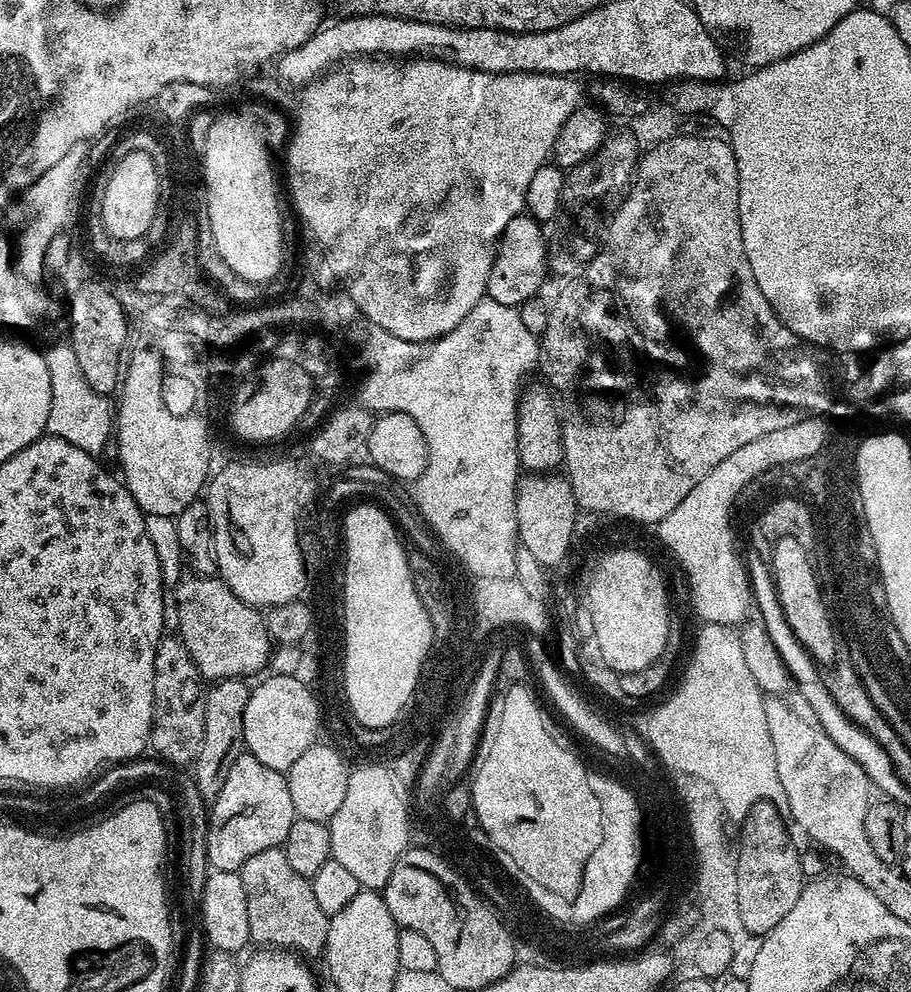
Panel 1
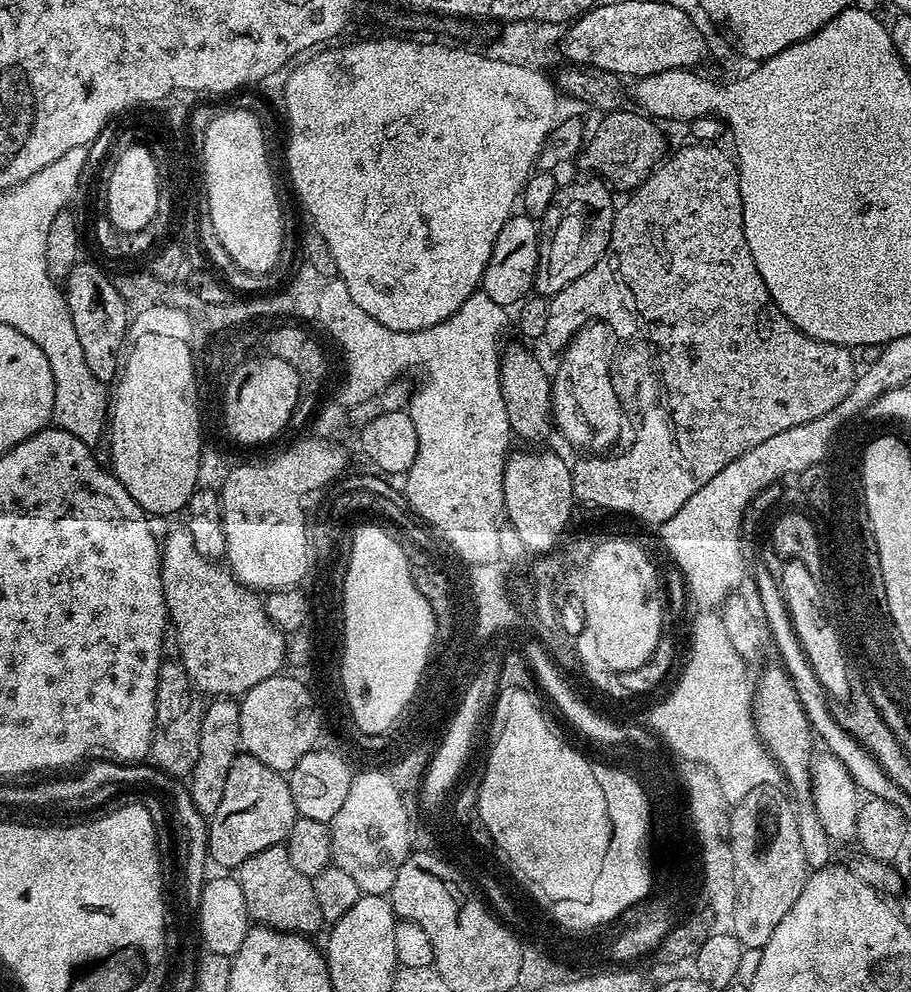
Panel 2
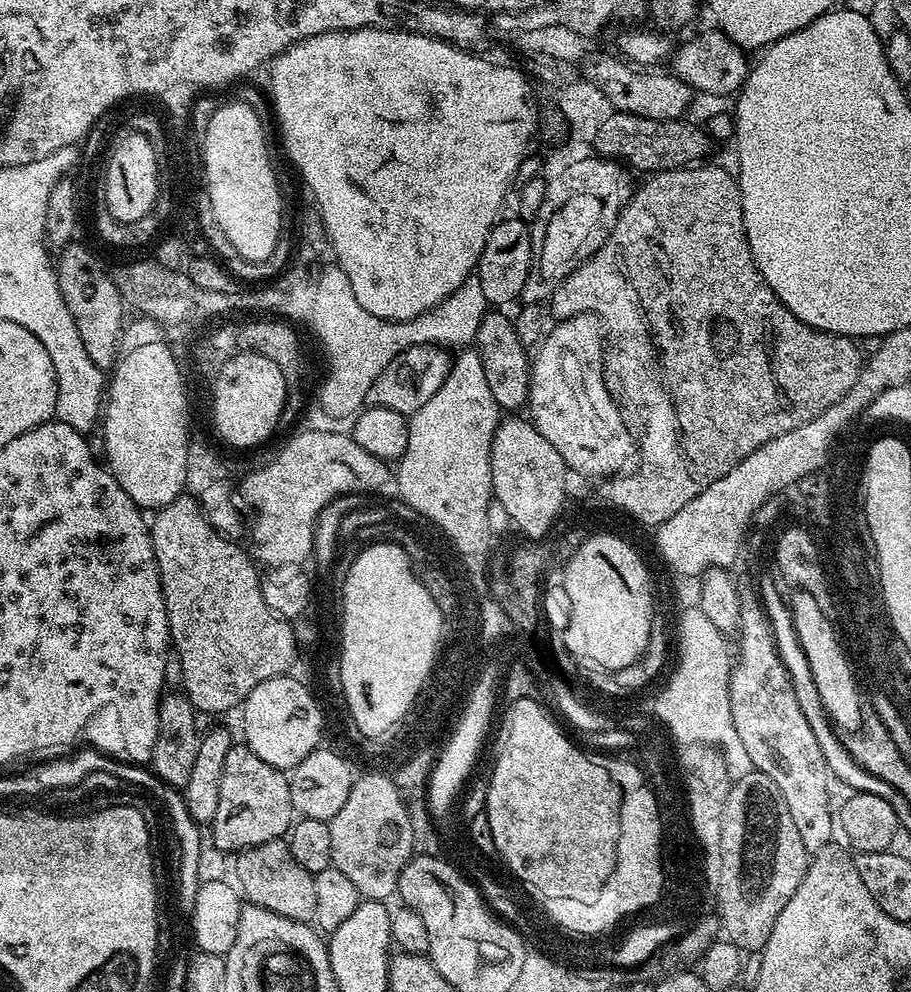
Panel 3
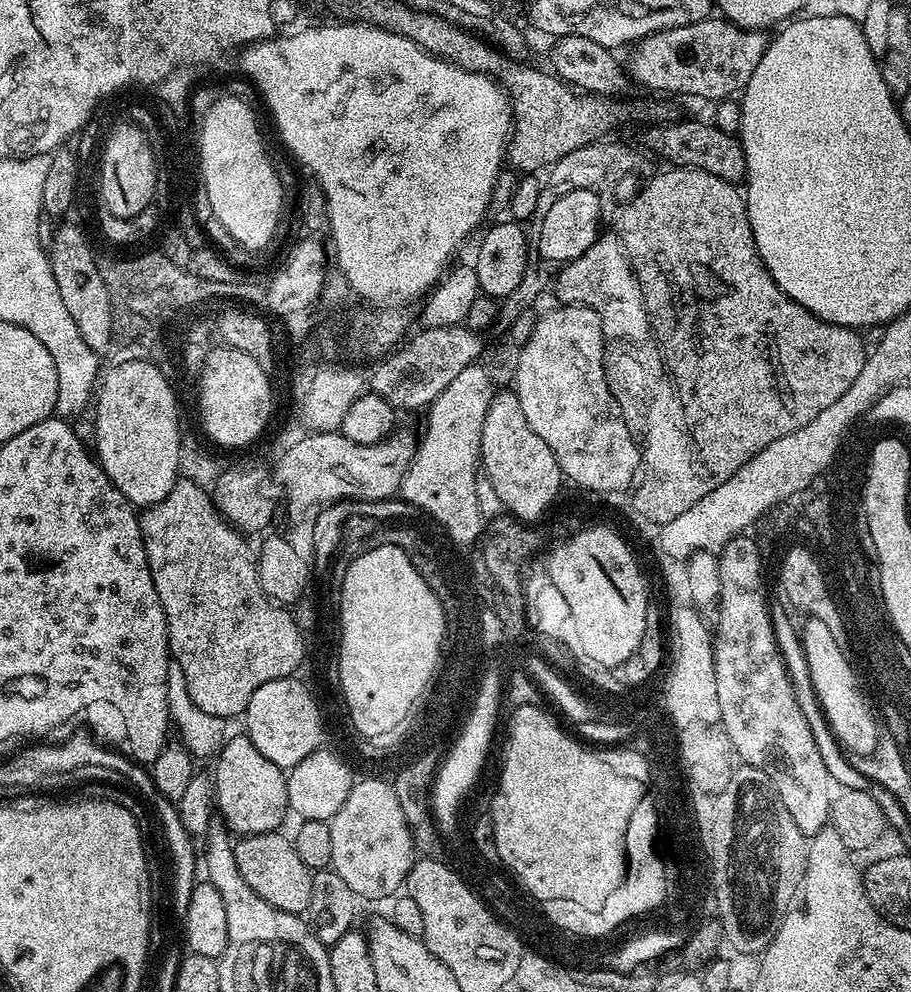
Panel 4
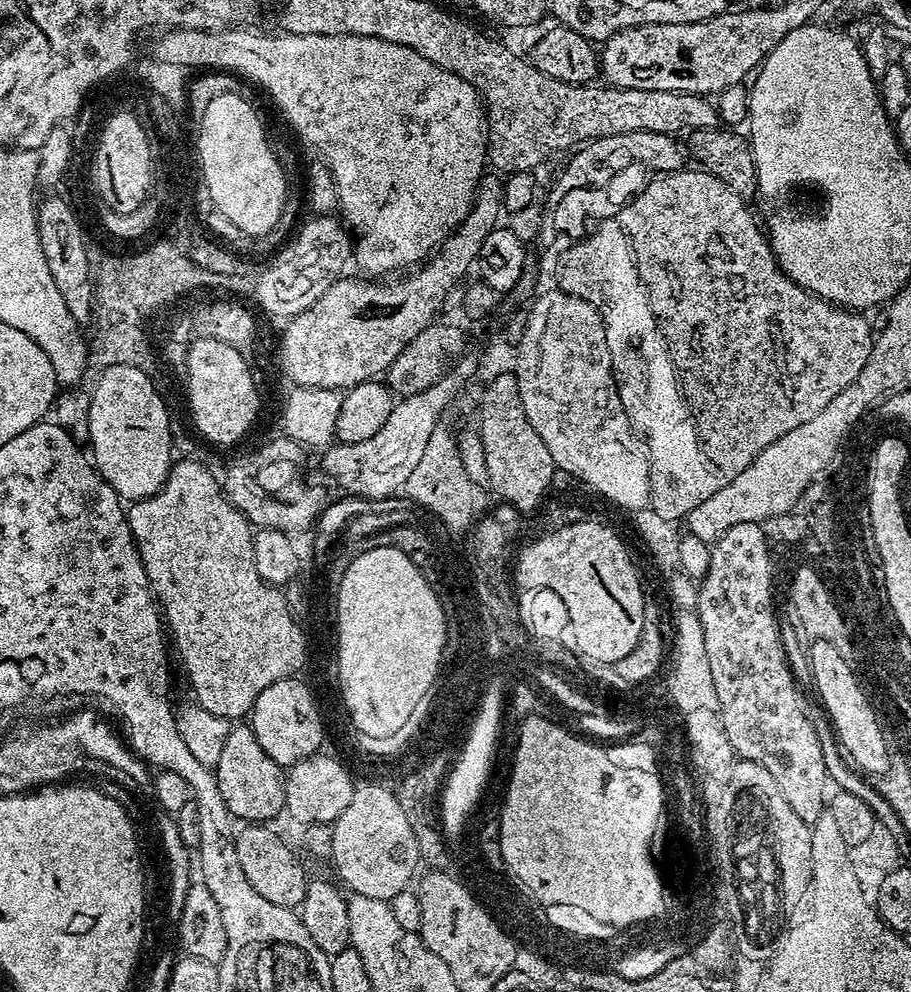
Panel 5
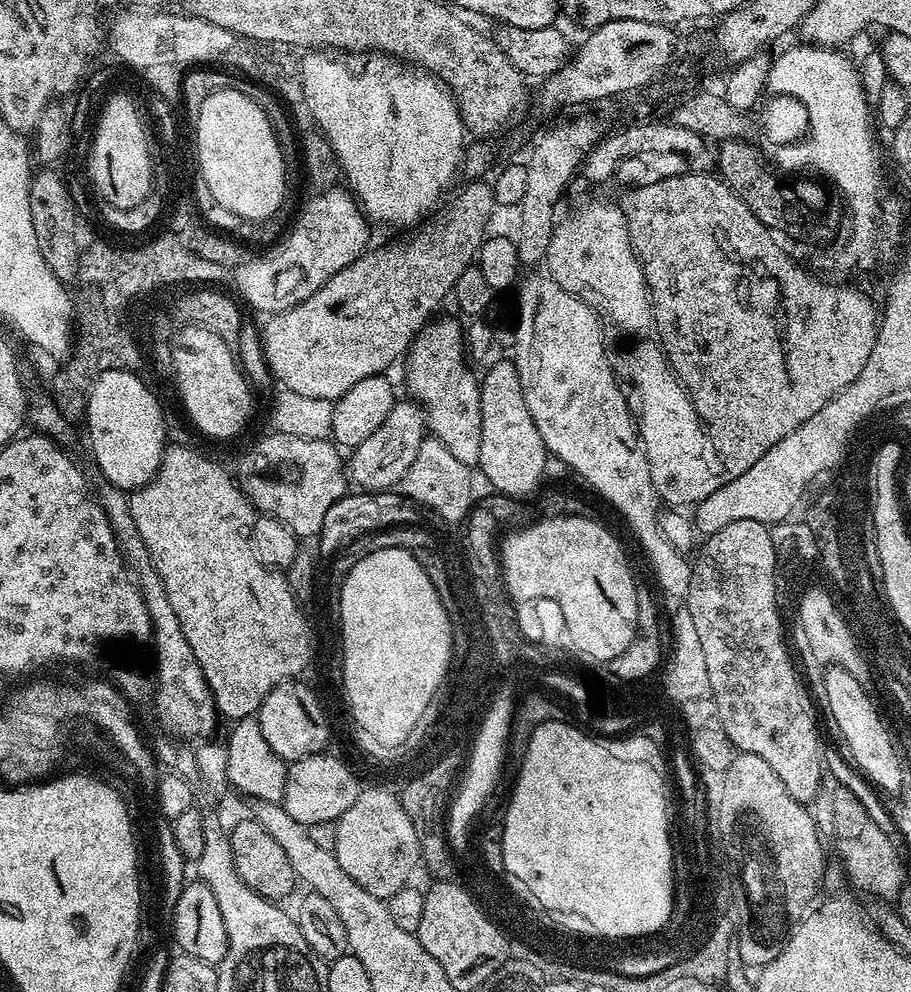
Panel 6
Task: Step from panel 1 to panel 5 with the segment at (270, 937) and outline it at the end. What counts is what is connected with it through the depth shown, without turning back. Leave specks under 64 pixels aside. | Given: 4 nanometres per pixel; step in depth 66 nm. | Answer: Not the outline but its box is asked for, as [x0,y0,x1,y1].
[237,822,308,909]

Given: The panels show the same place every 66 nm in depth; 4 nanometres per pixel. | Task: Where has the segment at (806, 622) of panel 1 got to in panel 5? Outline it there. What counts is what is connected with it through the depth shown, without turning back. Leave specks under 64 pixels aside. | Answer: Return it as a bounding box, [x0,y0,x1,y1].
[807,641,890,774]

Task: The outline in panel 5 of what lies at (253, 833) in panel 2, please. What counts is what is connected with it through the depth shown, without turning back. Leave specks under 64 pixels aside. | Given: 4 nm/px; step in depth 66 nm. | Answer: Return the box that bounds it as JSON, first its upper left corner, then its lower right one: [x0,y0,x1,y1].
[214,723,285,822]

